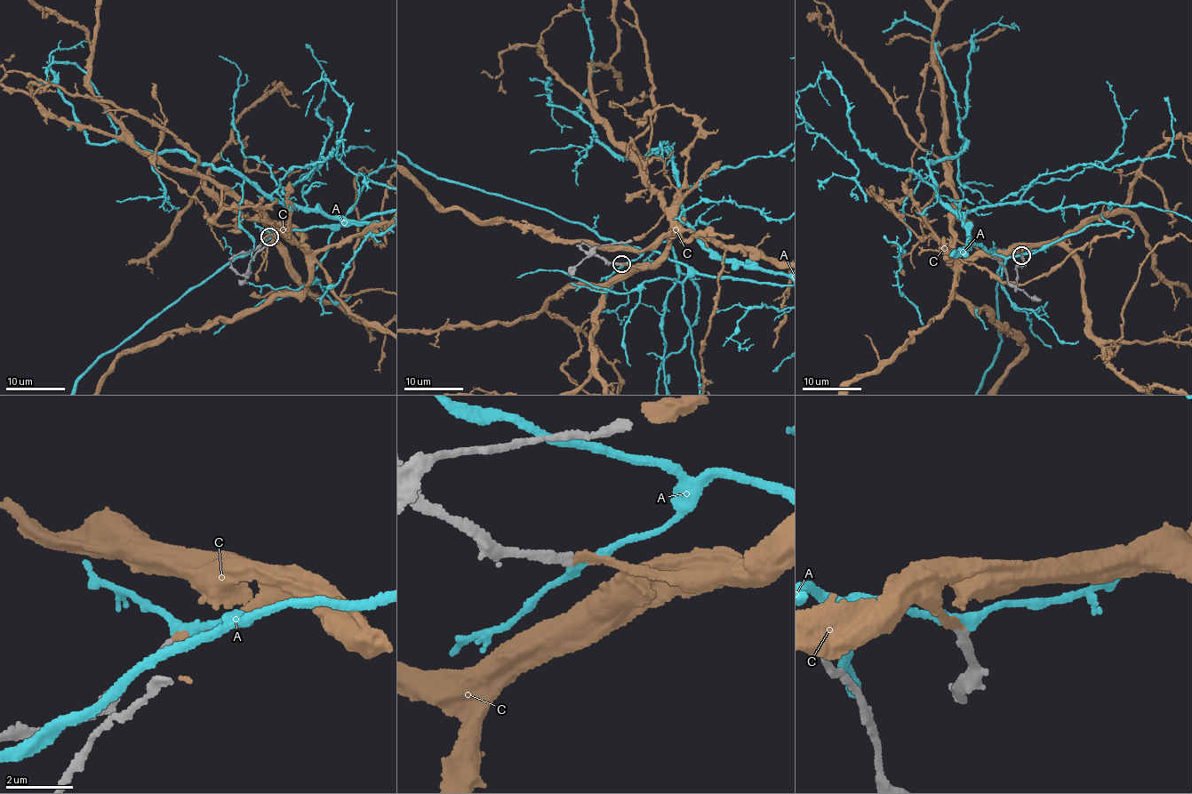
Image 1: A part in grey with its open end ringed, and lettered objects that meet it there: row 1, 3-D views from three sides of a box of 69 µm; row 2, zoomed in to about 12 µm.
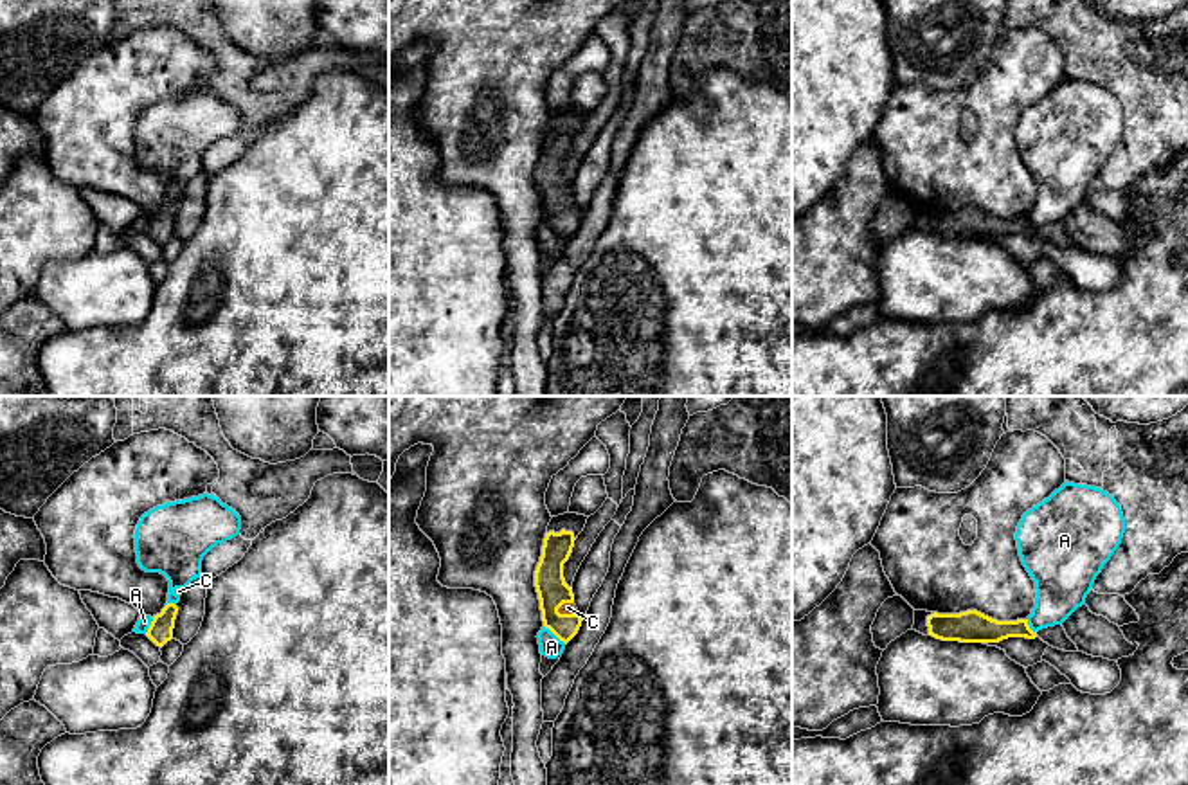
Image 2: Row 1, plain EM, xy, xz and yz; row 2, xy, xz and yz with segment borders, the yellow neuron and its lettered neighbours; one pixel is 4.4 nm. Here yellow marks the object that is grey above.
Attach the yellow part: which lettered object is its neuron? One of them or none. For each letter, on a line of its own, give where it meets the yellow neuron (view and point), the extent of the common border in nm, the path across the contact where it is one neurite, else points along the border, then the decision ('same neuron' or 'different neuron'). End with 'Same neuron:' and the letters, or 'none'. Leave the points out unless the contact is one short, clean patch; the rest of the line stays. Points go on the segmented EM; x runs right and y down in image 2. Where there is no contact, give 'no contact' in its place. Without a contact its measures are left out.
A: contact xz (555, 634); length 130 nm; border xz (544, 625), (566, 643); different neuron
C: contact xz (567, 614); length 100 nm; same neuron
Same neuron: C

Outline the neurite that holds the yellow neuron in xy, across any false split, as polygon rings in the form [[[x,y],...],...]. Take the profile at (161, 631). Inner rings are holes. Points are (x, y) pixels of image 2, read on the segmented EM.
[[[167,603],[160,614],[153,616],[153,621],[146,632],[146,636],[157,645],[164,646],[173,639],[175,619],[178,614],[178,607],[175,603]]]

